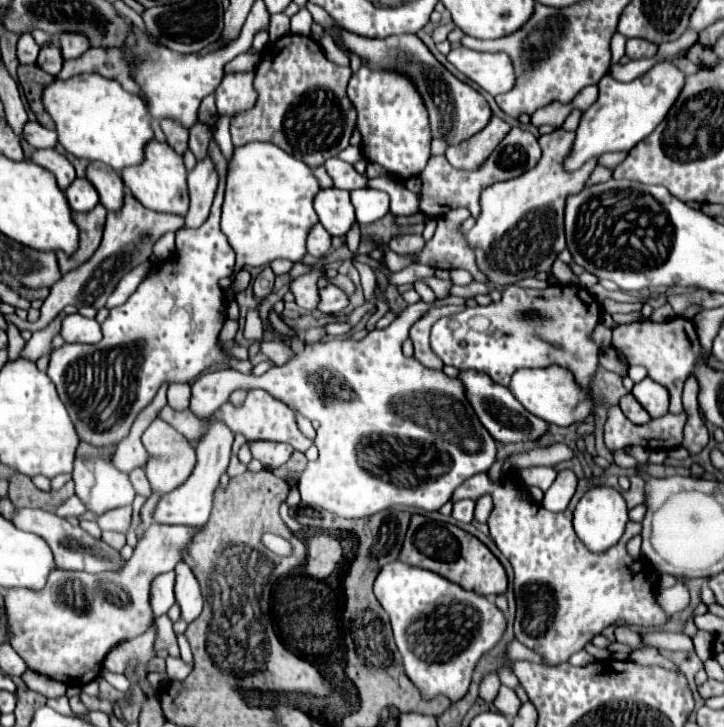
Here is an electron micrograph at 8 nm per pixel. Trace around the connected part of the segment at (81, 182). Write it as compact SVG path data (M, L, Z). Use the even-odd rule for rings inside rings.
M77 177L65 189L65 197L73 211L91 211L99 203L99 193L85 177Z

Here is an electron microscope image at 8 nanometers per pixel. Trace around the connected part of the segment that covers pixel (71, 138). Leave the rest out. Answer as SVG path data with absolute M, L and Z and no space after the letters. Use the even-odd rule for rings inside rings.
M97 73L53 79L43 89L43 109L55 121L59 143L67 153L87 161L103 161L115 171L141 163L143 147L153 137L151 117L143 99Z

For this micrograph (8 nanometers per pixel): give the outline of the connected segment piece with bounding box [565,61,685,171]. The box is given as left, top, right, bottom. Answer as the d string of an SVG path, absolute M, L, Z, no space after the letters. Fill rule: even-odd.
M661 61L653 65L645 75L629 83L615 81L607 73L599 81L599 99L581 117L575 145L571 149L571 155L565 159L565 169L575 171L591 157L599 157L607 151L629 151L631 147L635 147L665 119L683 85L685 73L671 61Z

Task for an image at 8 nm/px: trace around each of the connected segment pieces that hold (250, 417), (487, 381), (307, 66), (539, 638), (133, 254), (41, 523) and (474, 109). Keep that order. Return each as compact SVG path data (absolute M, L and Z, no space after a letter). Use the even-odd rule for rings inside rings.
M251 389L247 393L247 401L241 407L233 407L231 403L225 403L213 417L223 419L233 433L243 433L247 437L247 441L255 441L255 439L281 441L281 443L289 443L297 451L307 451L313 445L313 441L309 441L299 431L293 411L285 403L279 403L275 397L265 393L263 389Z
M461 371L459 379L465 385L465 393L469 397L469 403L473 405L479 421L483 427L493 435L493 439L503 443L517 443L517 441L535 441L547 431L547 423L531 413L525 411L525 407L513 397L513 393L503 387L495 385L489 375L483 375L481 371Z
M285 35L279 41L267 43L261 51L261 59L255 69L253 87L257 91L257 103L251 109L241 111L235 117L231 117L233 145L239 147L251 141L269 141L281 147L285 153L293 155L295 159L303 161L311 169L323 165L327 159L335 157L349 145L349 137L355 129L357 115L345 93L349 77L351 77L351 69L331 63L323 55L321 45L313 41L311 37Z
M513 471L499 481L491 481L487 473L477 473L455 489L451 501L475 501L481 495L493 499L489 531L515 573L515 637L533 647L545 665L565 663L595 635L615 623L655 627L667 621L665 611L655 601L655 583L649 577L651 565L645 561L635 563L625 551L625 543L641 533L641 523L629 521L623 537L613 547L603 553L591 553L573 531L571 511L551 513L543 505L521 499L523 487ZM629 569L635 569L635 577Z
M129 191L125 193L123 207L119 211L109 211L107 213L107 223L105 223L105 235L97 251L87 259L81 267L69 271L63 275L61 281L57 281L51 287L49 297L43 301L41 307L41 317L35 323L29 323L27 329L39 331L47 327L49 321L53 321L67 305L91 305L101 309L107 303L107 297L113 293L117 283L125 273L135 269L137 265L149 261L153 253L153 243L165 235L167 231L177 231L183 227L183 217L181 215L171 215L171 213L157 213L147 207L143 207Z
M19 509L19 511L15 511L11 523L15 527L19 527L21 531L29 531L29 533L35 533L41 539L45 539L45 543L49 545L49 549L53 553L57 567L75 569L75 571L91 571L91 573L117 571L119 567L123 567L119 551L109 547L105 541L91 539L91 535L87 535L81 527L77 527L77 525L73 527L67 519L57 517L53 513L47 513L43 509Z
M307 3L309 13L313 15L315 23L323 27L325 33L333 37L335 43L341 43L341 49L347 53L357 55L361 61L367 63L371 71L397 71L413 81L417 87L427 113L429 113L429 127L431 127L431 137L433 139L445 139L447 145L457 145L475 133L479 133L491 119L491 109L489 103L481 93L477 93L471 85L459 81L455 75L451 75L427 49L427 45L413 33L403 33L403 35L389 35L383 39L369 39L363 35L349 33L341 29L335 19L319 5Z

